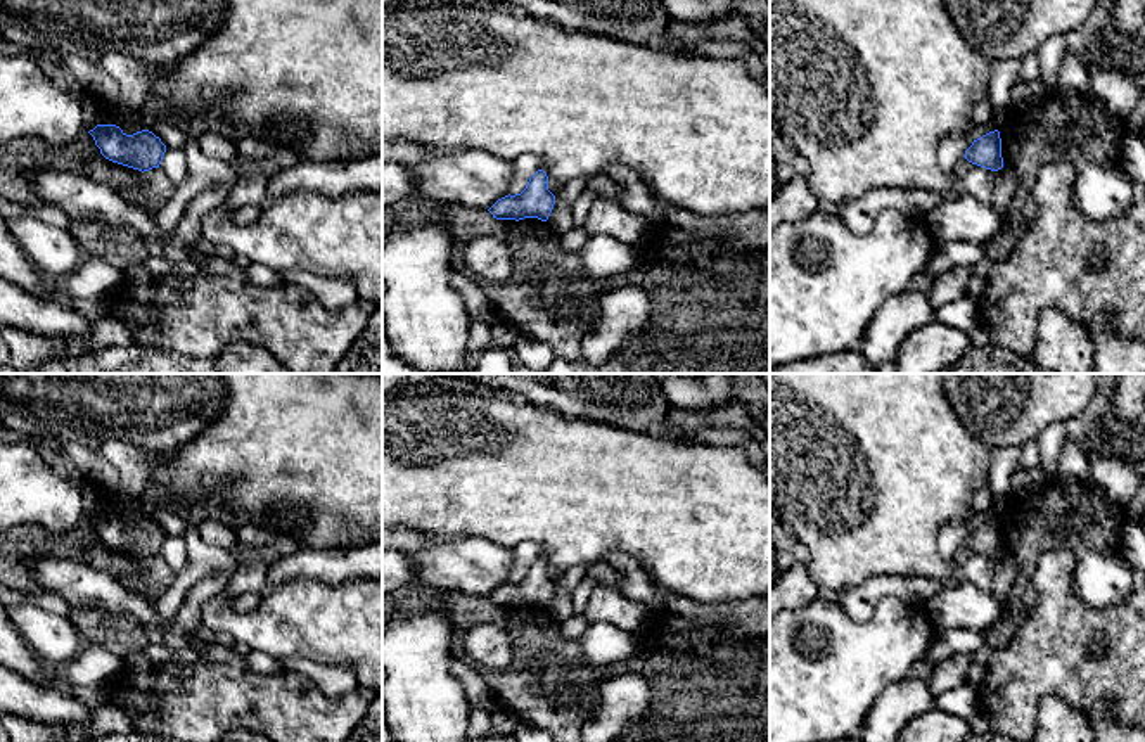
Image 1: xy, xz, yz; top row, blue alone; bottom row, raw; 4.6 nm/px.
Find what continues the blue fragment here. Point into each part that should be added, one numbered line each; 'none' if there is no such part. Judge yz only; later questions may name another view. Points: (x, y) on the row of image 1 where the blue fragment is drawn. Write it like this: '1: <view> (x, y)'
none

